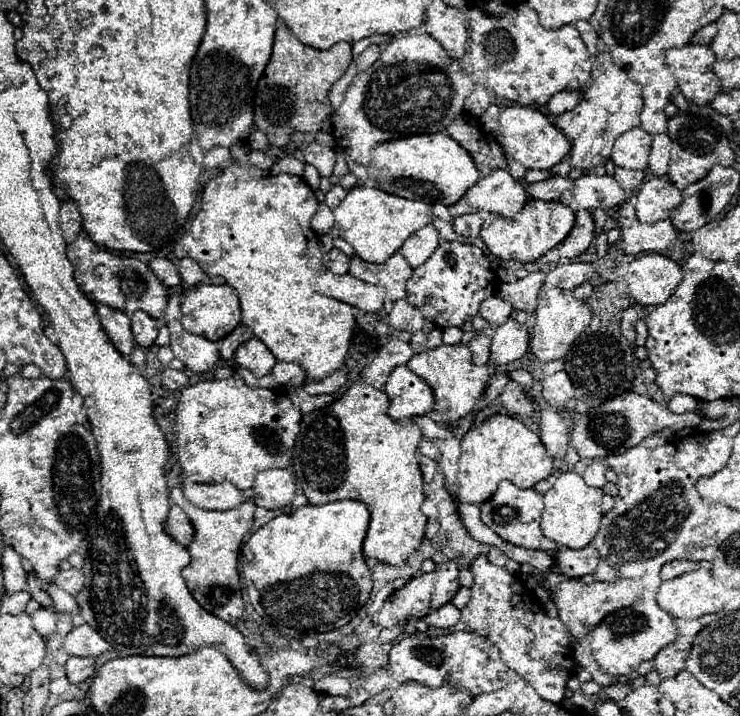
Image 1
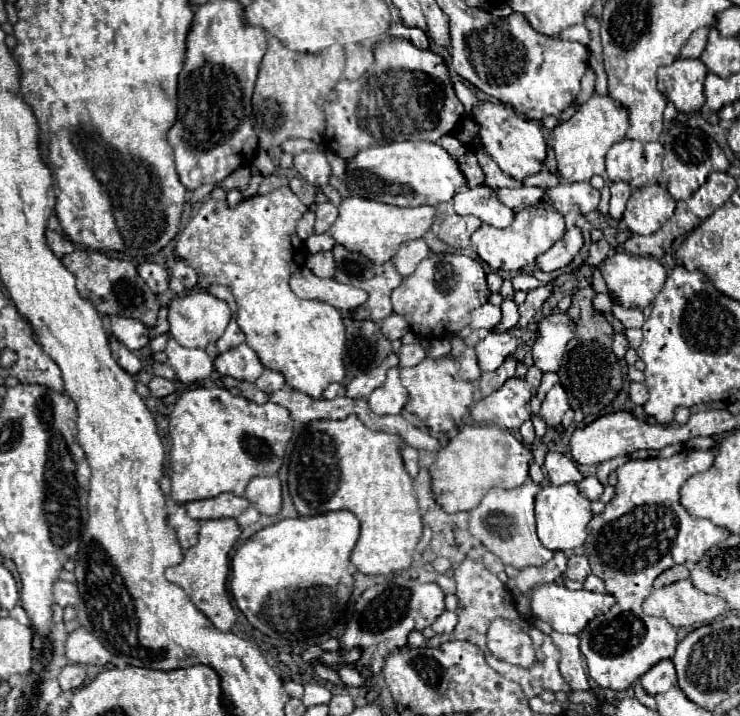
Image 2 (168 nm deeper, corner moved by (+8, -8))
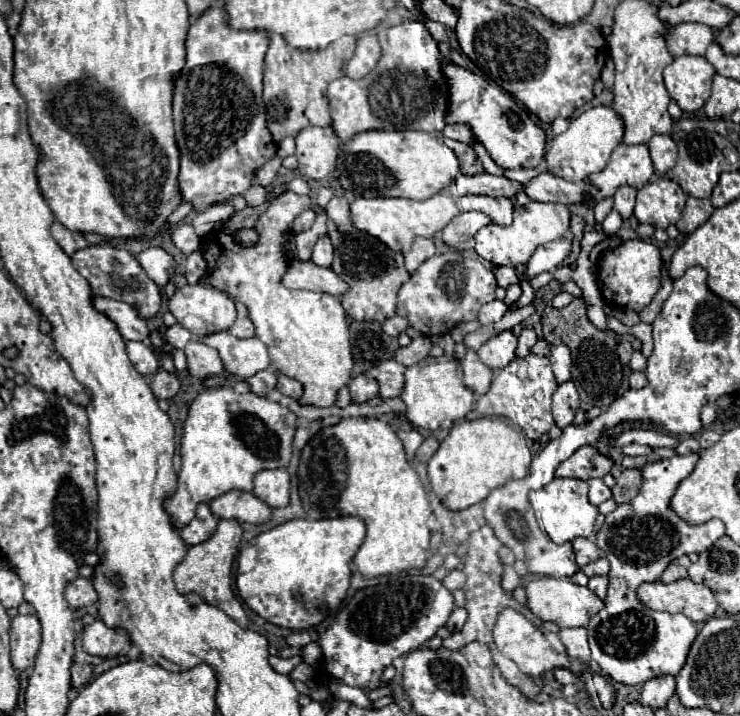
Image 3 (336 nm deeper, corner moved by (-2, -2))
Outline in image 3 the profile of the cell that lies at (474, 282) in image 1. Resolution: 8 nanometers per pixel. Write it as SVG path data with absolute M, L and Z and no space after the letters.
M458 251L434 255L400 287L396 315L406 317L410 327L424 337L444 335L458 323L474 321L478 309L494 299L494 289L496 277L482 261L468 259Z

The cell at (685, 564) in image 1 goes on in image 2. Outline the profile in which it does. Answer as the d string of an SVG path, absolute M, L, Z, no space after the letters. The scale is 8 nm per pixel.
M676 565L676 567L666 569L662 575L658 575L658 577L656 577L656 581L654 581L654 587L656 587L656 589L660 589L660 587L664 587L664 585L670 585L670 583L674 583L674 581L688 579L688 577L690 577L688 567L684 567L684 565Z

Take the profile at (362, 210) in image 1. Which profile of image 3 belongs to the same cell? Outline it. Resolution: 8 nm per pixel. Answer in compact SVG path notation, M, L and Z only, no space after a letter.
M436 193L426 201L412 201L412 199L388 199L388 197L376 197L376 199L354 199L350 205L352 221L360 231L366 231L374 237L378 237L382 243L386 243L392 251L406 253L416 237L434 237L438 231L442 231L458 213L456 199L448 193Z

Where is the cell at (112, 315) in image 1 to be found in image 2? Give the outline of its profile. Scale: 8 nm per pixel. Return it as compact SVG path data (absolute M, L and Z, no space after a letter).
M110 335L110 349L112 349L112 357L116 359L116 363L118 363L126 373L136 375L136 373L142 369L140 359L138 359L132 351L128 351L114 335Z

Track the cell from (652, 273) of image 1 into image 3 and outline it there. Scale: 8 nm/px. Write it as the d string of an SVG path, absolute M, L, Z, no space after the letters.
M628 239L622 241L614 251L606 253L600 259L598 265L598 289L602 293L602 299L608 305L608 289L612 293L612 303L622 309L632 309L632 311L642 311L656 291L660 289L660 265L662 257L660 251L654 243L646 239Z

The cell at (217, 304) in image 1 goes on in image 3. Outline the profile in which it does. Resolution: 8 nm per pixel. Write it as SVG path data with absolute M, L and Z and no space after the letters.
M184 285L170 297L168 307L170 313L176 317L176 321L192 333L192 337L204 337L210 333L226 331L232 327L236 319L236 307L232 297L228 297L224 291L218 291L214 287L204 287L204 285Z

